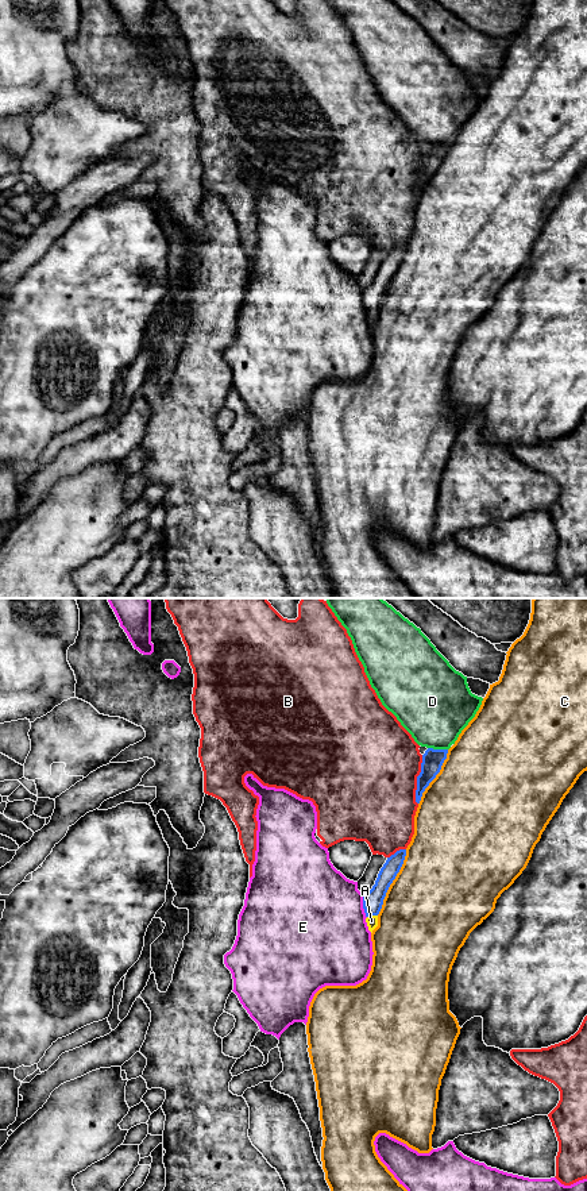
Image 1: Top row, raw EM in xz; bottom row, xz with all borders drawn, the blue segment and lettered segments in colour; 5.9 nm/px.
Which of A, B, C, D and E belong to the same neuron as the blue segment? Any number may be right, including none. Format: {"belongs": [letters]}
{"belongs": ["A"]}

